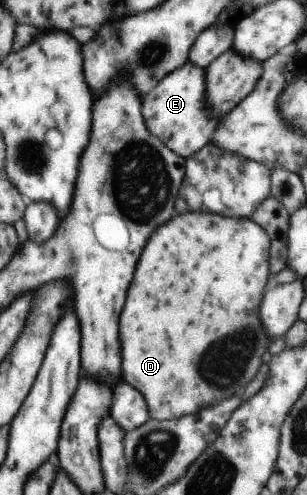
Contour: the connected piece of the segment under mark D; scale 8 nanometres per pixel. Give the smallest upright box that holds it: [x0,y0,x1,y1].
[120,212,272,420]

